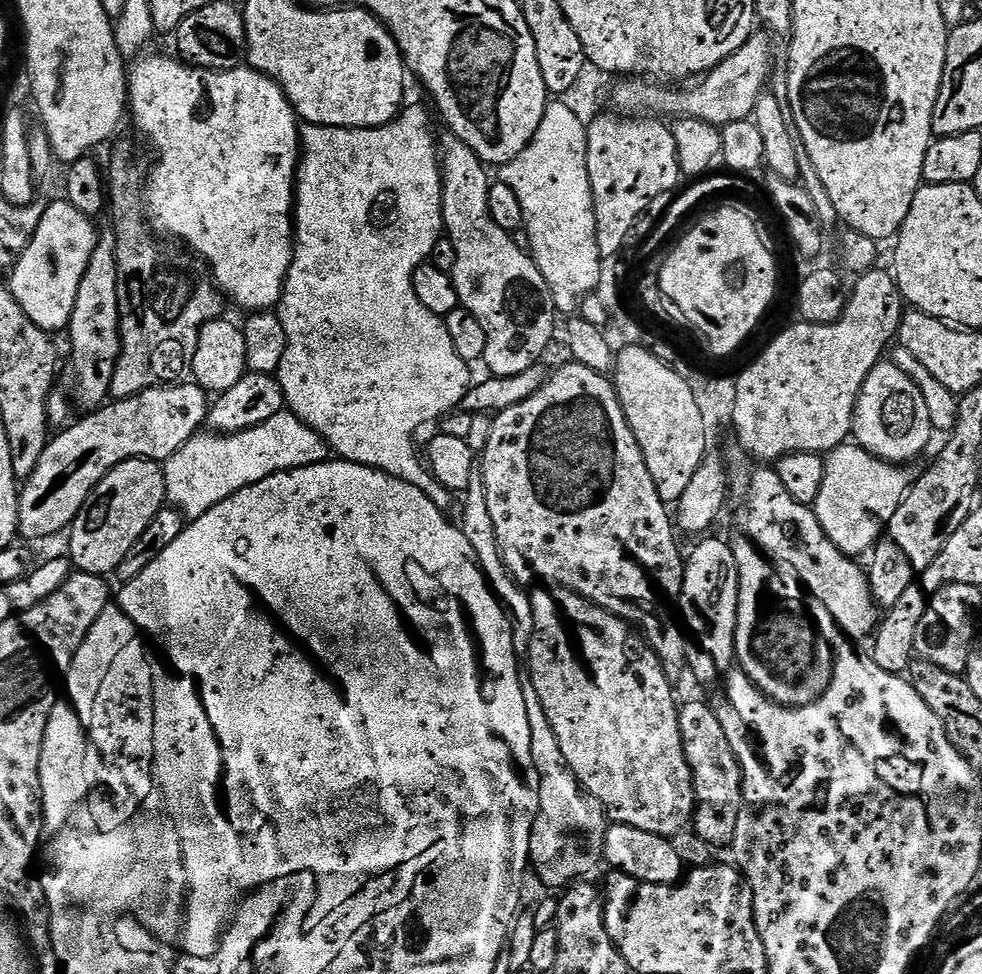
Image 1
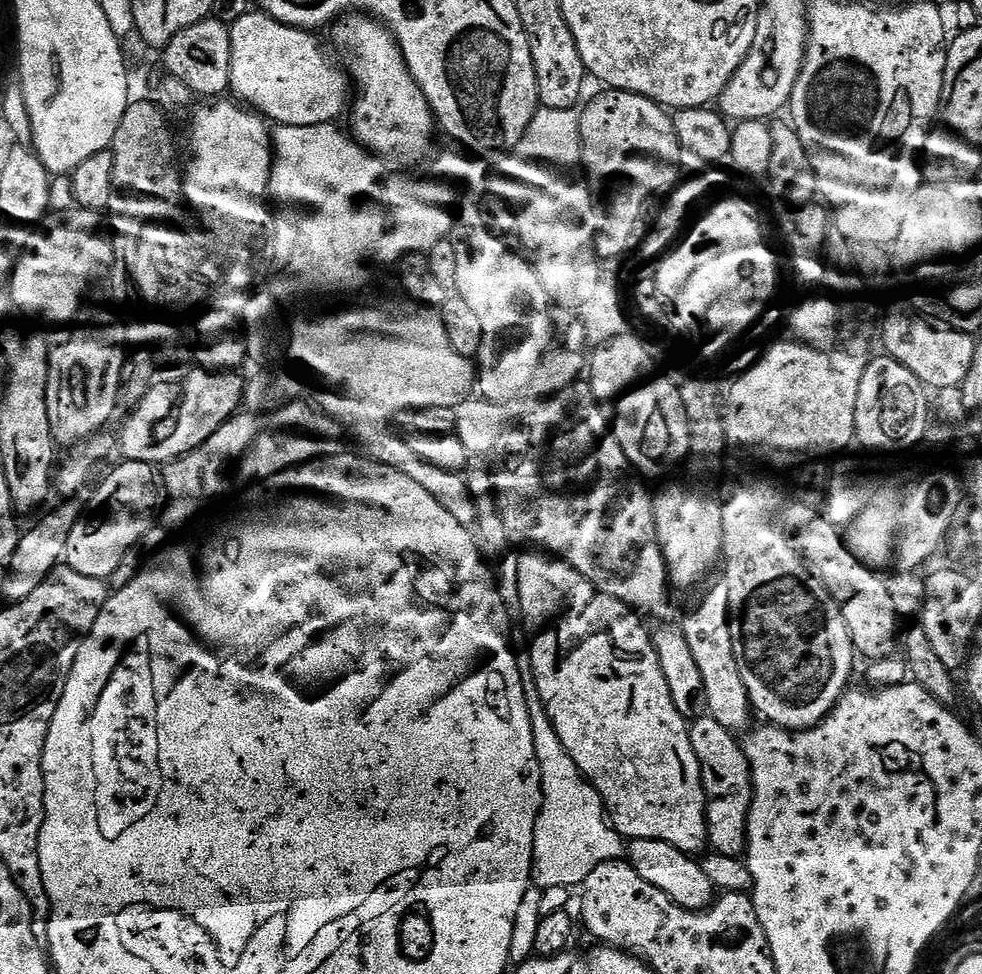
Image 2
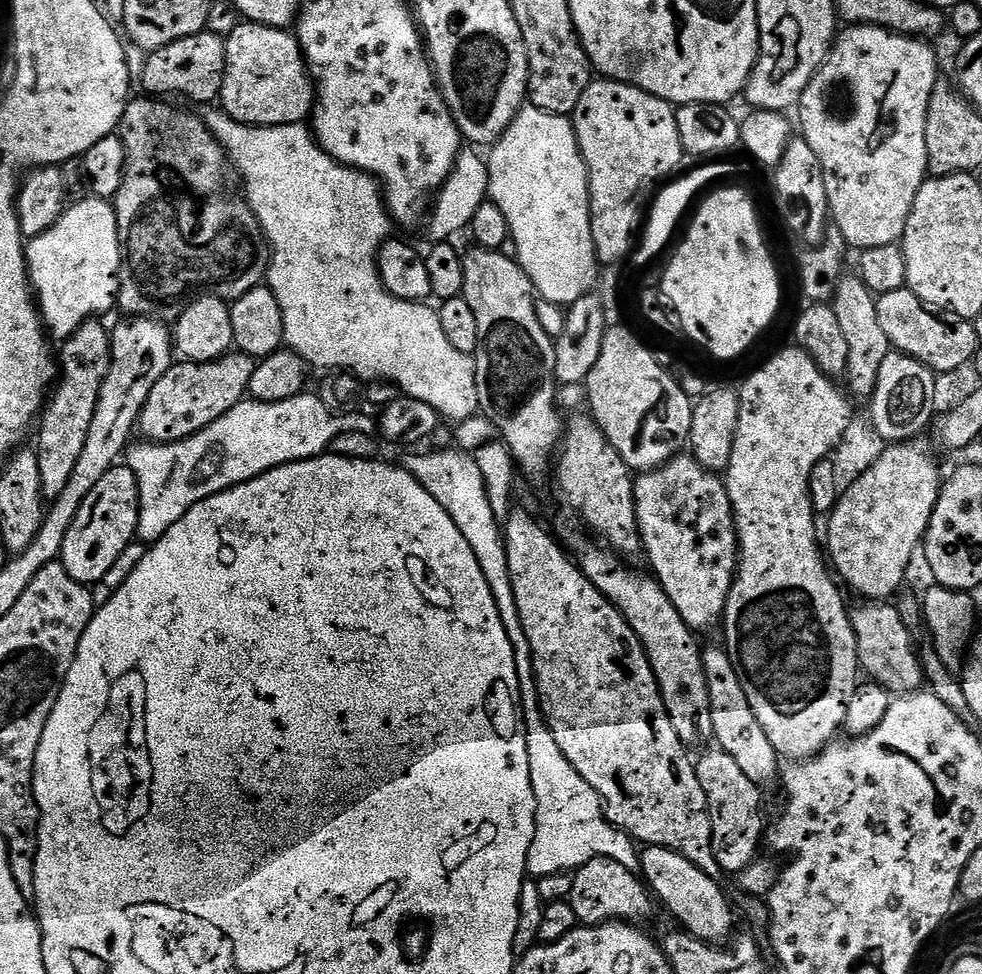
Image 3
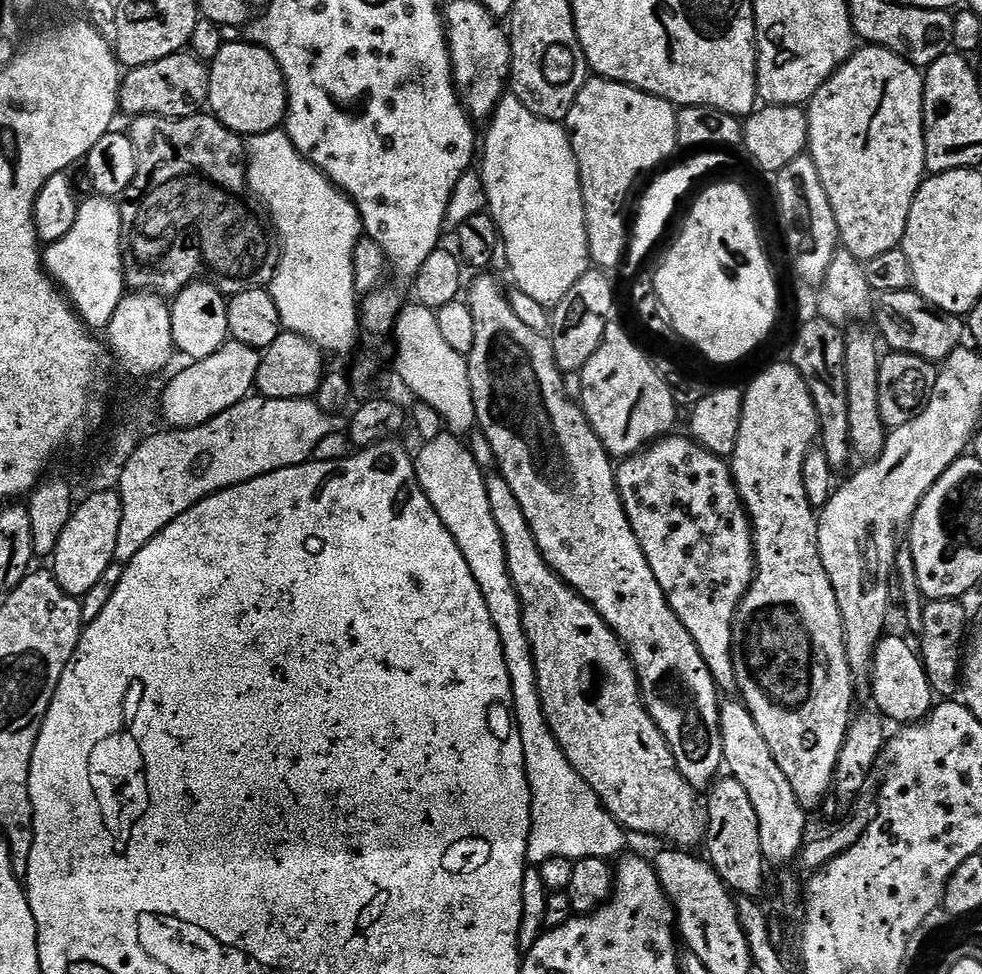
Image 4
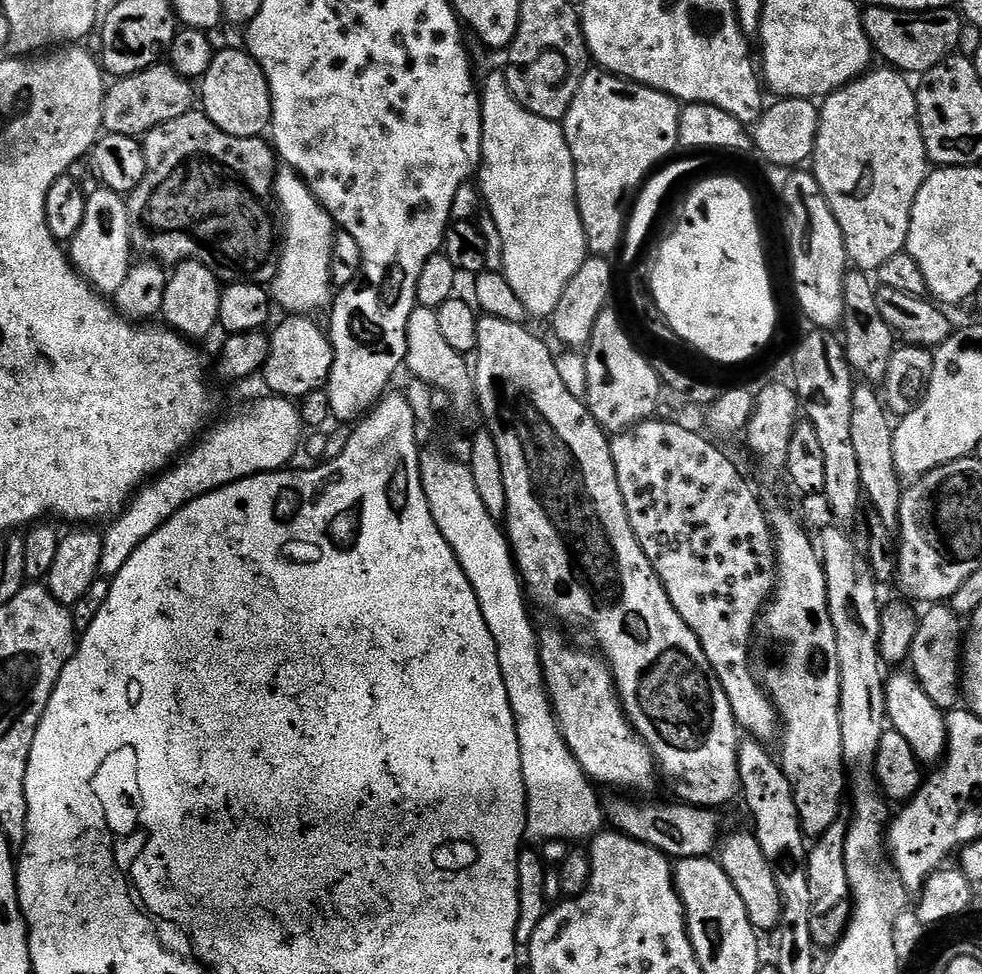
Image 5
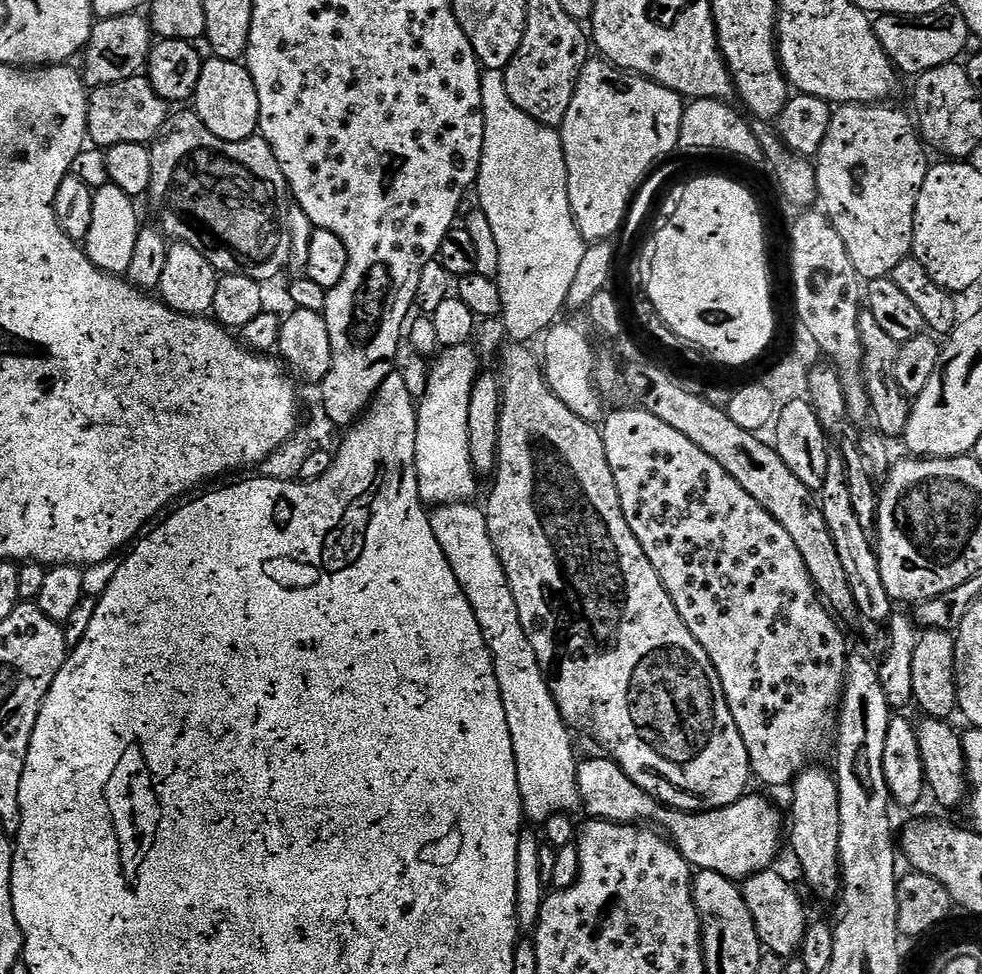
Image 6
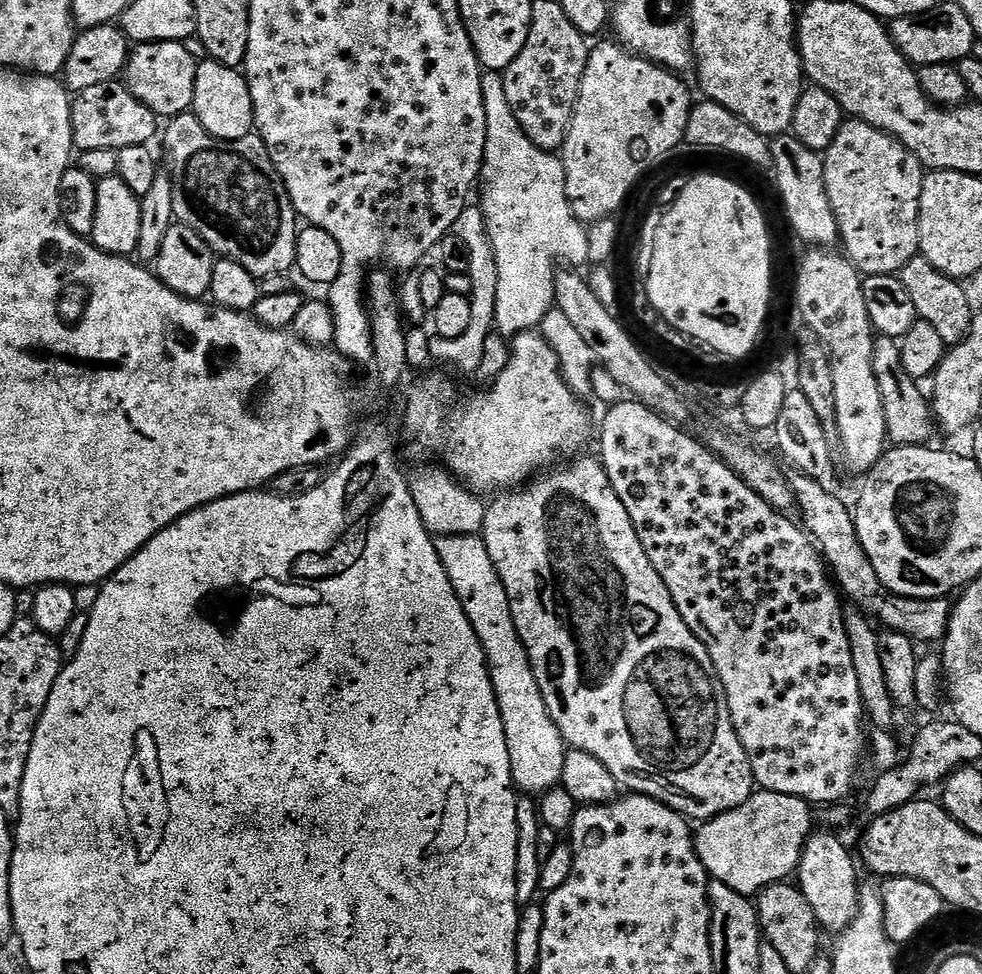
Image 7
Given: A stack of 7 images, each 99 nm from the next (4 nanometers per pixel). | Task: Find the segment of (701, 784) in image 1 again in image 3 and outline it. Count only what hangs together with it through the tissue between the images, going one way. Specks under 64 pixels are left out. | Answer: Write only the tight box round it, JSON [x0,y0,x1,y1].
[695,746,766,874]

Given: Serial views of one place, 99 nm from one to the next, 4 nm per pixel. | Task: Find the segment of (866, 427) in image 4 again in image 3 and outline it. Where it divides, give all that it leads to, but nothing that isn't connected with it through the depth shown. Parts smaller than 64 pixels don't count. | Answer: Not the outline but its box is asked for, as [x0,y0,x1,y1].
[832,272,892,401]

